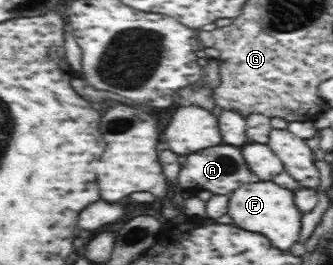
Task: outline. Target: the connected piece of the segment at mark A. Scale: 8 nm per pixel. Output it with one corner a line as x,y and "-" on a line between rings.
222,143
204,150
195,151
188,157
190,159
186,159
182,163
180,173
178,173
180,187
196,189
196,191
208,191
208,193
212,194
224,193
224,195
228,195
228,193
232,193
234,189
238,189
244,183
257,181
257,175
249,167
242,154
241,146

